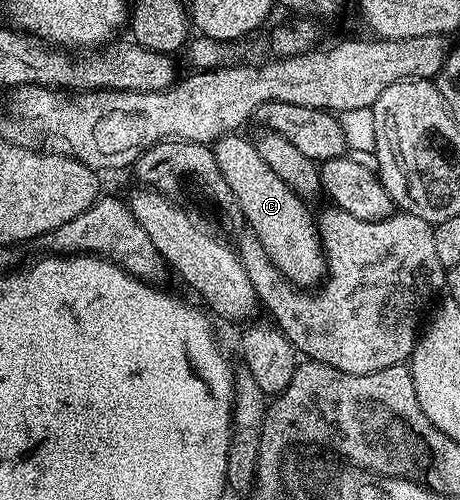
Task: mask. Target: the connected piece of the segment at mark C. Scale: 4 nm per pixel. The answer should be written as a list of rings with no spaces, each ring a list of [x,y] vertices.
[[[238,132],[226,134],[213,143],[220,176],[228,180],[228,188],[232,188],[236,196],[245,225],[254,229],[251,230],[253,237],[264,244],[276,268],[280,268],[285,278],[299,288],[317,287],[328,271],[315,215],[310,215],[306,207],[309,205],[284,180],[280,180],[280,176],[276,176],[268,164],[264,164],[264,156],[260,156],[257,145],[242,136]]]

